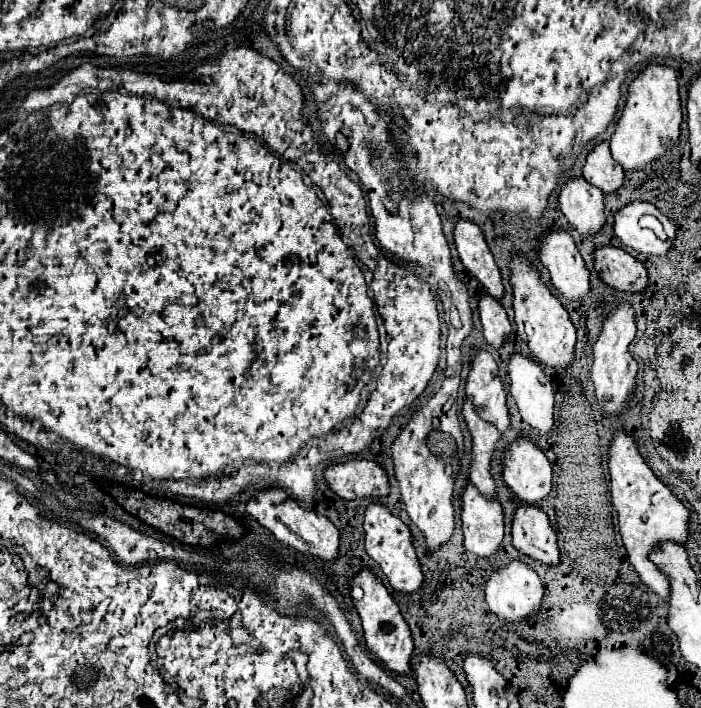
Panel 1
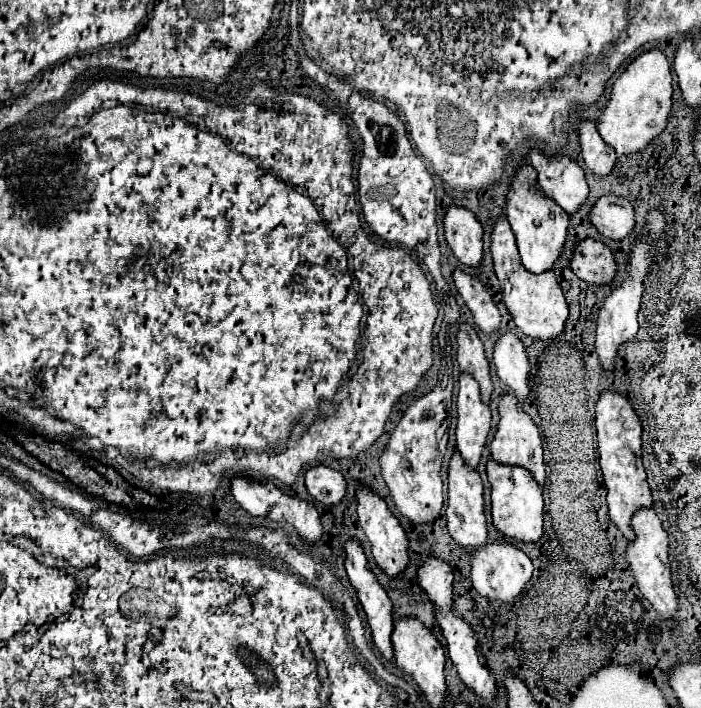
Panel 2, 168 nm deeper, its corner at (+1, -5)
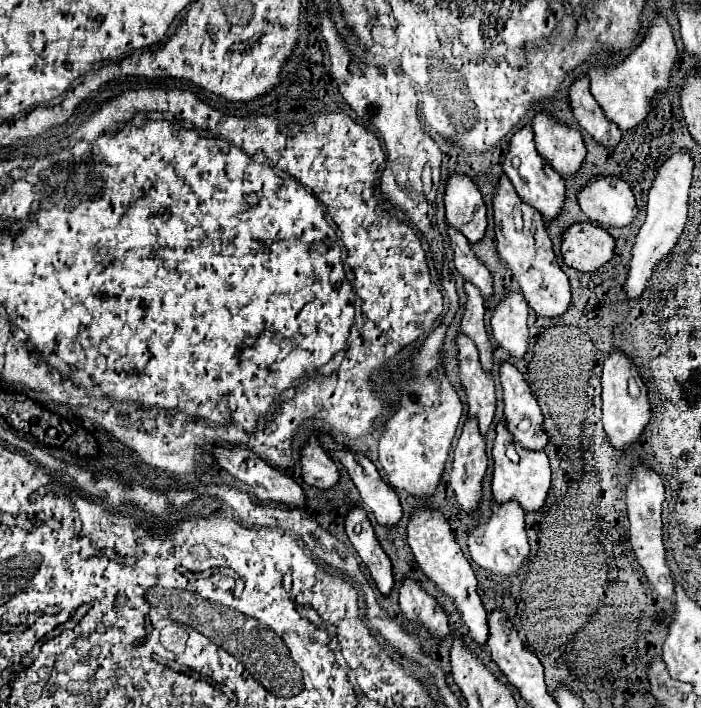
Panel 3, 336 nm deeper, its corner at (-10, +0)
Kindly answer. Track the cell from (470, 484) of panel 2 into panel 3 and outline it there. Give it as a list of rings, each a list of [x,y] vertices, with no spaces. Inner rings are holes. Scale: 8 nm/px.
[[[468,418],[458,438],[450,472],[450,486],[456,494],[456,500],[466,512],[476,510],[480,502],[486,466],[488,458],[484,436],[478,430],[476,418]]]

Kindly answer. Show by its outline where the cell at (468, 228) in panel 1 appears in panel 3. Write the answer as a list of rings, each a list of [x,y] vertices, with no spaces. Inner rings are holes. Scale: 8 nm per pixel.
[[[450,174],[444,192],[446,222],[460,230],[470,244],[478,242],[486,230],[486,206],[480,190],[466,174]]]

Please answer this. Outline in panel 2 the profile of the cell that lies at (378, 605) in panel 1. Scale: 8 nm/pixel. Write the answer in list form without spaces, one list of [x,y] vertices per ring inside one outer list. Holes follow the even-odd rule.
[[[353,539],[345,545],[345,553],[347,553],[347,559],[345,559],[345,571],[349,575],[349,583],[353,585],[353,589],[357,591],[357,597],[359,597],[359,603],[367,615],[367,623],[371,627],[371,635],[373,635],[373,643],[377,645],[379,653],[393,661],[393,643],[391,643],[391,633],[393,633],[393,627],[395,627],[395,619],[393,619],[393,607],[391,607],[391,601],[385,593],[385,589],[379,585],[379,581],[375,579],[369,563],[367,563],[367,557],[361,549],[361,545]]]

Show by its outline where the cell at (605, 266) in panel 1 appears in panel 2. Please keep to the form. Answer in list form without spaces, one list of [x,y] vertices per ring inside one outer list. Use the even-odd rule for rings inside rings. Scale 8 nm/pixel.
[[[585,239],[575,247],[571,267],[579,279],[593,285],[609,285],[617,275],[617,263],[611,249],[593,239]]]

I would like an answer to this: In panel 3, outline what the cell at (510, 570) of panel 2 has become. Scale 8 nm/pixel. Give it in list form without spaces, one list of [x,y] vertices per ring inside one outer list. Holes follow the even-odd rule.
[[[492,500],[490,518],[484,524],[478,524],[468,530],[468,550],[470,550],[472,560],[478,566],[494,574],[512,574],[518,568],[522,568],[522,564],[530,556],[530,544],[528,544],[528,536],[524,530],[522,506],[516,500],[508,500],[502,504]]]

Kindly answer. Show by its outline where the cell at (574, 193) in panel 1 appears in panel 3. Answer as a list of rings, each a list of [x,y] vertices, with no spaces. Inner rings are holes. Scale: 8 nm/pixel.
[[[538,112],[532,120],[534,142],[538,152],[552,164],[552,168],[562,176],[572,176],[580,170],[586,148],[582,142],[582,134],[558,122],[552,114]]]

